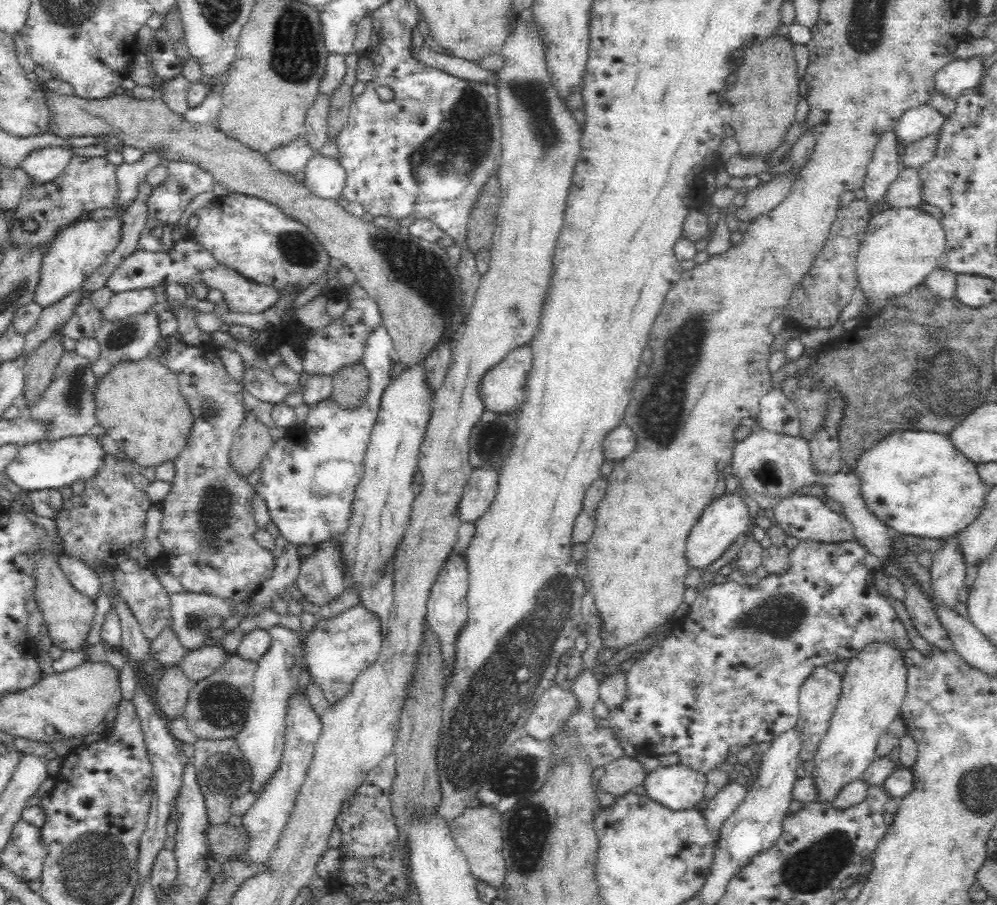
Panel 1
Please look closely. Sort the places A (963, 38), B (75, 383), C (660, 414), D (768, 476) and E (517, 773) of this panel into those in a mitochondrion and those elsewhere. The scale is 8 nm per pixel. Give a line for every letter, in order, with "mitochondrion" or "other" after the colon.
A: other
B: mitochondrion
C: mitochondrion
D: other
E: mitochondrion

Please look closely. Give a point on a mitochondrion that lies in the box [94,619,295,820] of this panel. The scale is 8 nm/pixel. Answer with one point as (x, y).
(221, 704)

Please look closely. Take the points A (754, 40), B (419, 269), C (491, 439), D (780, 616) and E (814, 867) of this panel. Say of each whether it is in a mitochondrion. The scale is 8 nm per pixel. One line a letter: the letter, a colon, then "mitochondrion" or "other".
A: other
B: mitochondrion
C: mitochondrion
D: mitochondrion
E: mitochondrion

